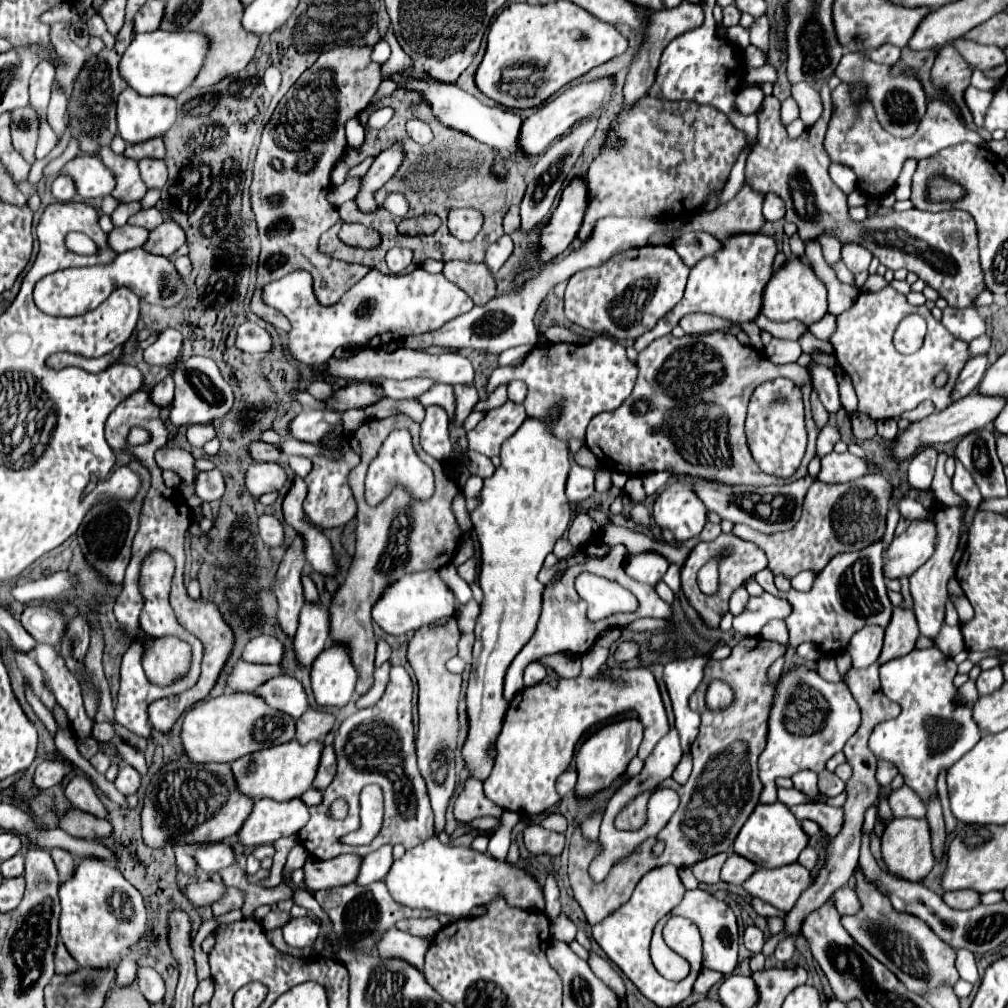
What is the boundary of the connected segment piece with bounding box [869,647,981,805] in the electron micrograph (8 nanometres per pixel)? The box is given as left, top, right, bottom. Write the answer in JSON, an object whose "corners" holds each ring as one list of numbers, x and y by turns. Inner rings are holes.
{"corners":[[935,647,913,649,911,653,907,653,903,657,891,659,891,661,879,665,879,673,881,673,883,693,891,701,901,705,901,715,891,721,883,721,883,723,875,725,875,729,871,731,871,737,869,737,869,749,873,751,873,755,877,759,891,761,903,775,907,787,915,789,915,793,919,793,919,799,927,805,927,801,937,795,939,773,945,769,951,769,951,765,955,765,955,761,959,761,981,739,981,729,979,729,977,721,973,719,973,705,961,703,957,699,957,687,953,685,953,679,957,675,957,663]]}

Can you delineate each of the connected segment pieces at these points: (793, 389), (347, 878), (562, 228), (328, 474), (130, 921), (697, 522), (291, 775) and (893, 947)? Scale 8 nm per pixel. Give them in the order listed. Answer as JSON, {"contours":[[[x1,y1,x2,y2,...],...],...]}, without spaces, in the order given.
{"contours":[[[775,379,761,383,749,401,745,435,751,447,753,459,763,469,763,473,789,479,801,465,805,447,807,447,807,429,805,429,804,403,801,389,789,379]],[[339,855,335,859,313,859,309,857,303,871,305,871,305,887,311,891,319,889,331,889,339,885,349,885,357,879,359,867,361,867,361,857,357,855]],[[577,175,563,189,559,207,555,209,549,225,541,233,539,263,551,261,577,237,579,227,587,213,587,205,589,205,589,187,585,185,585,177]],[[351,447,345,449,345,453,339,461,331,461,325,457,313,457,313,471,305,477,307,497,303,501,303,511,315,525,319,525,323,529,331,529,331,527,345,525,347,521,351,521,355,517,355,499,349,489,347,475,349,475,351,467,355,467,357,463,359,463,359,455]],[[81,859,75,875,59,887,59,899,61,939,79,967,113,967,129,953,131,945,141,941,147,931,147,911,141,893,121,875,113,863,105,859]],[[673,483,657,497,653,519,661,531,667,529,677,539,687,541,701,533,707,521,707,509,689,485]],[[287,741,283,745,275,745,275,747,245,755,233,761,237,787,241,793,253,799,271,797,275,801,289,801,293,797,301,797,307,789,313,787,313,779,321,761,321,751,323,751,323,741,309,741,307,745,299,741]],[[861,865,855,867,853,877,861,909,855,915,841,917,841,925,847,929,853,941,867,949,873,957,877,957,877,961,881,961,887,969,891,969,899,977,899,981,903,981,913,993,921,993,923,989,937,987,941,983,955,985,955,981,959,979,955,969,955,949,951,949,945,941,939,941,939,937,931,933,931,927,923,925,919,917,895,911,891,901,887,901,887,895,881,893,875,883,867,883]]]}

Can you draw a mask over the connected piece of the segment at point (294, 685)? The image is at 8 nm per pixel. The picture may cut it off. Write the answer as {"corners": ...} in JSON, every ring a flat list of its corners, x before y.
{"corners":[[275,677,261,685,257,691,273,709,279,709,283,713,289,713,293,719,299,719,309,709,309,697,295,677]]}

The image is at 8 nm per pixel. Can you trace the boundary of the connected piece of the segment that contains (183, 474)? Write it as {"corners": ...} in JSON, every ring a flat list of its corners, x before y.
{"corners":[[175,449,175,451,165,451,165,457,155,457,157,465,161,469,169,469,173,473,179,475,179,479,183,481,179,485,179,491,183,493,185,499,189,499,191,495,195,495,193,483,195,483,195,459,191,453,183,451,183,449]]}

